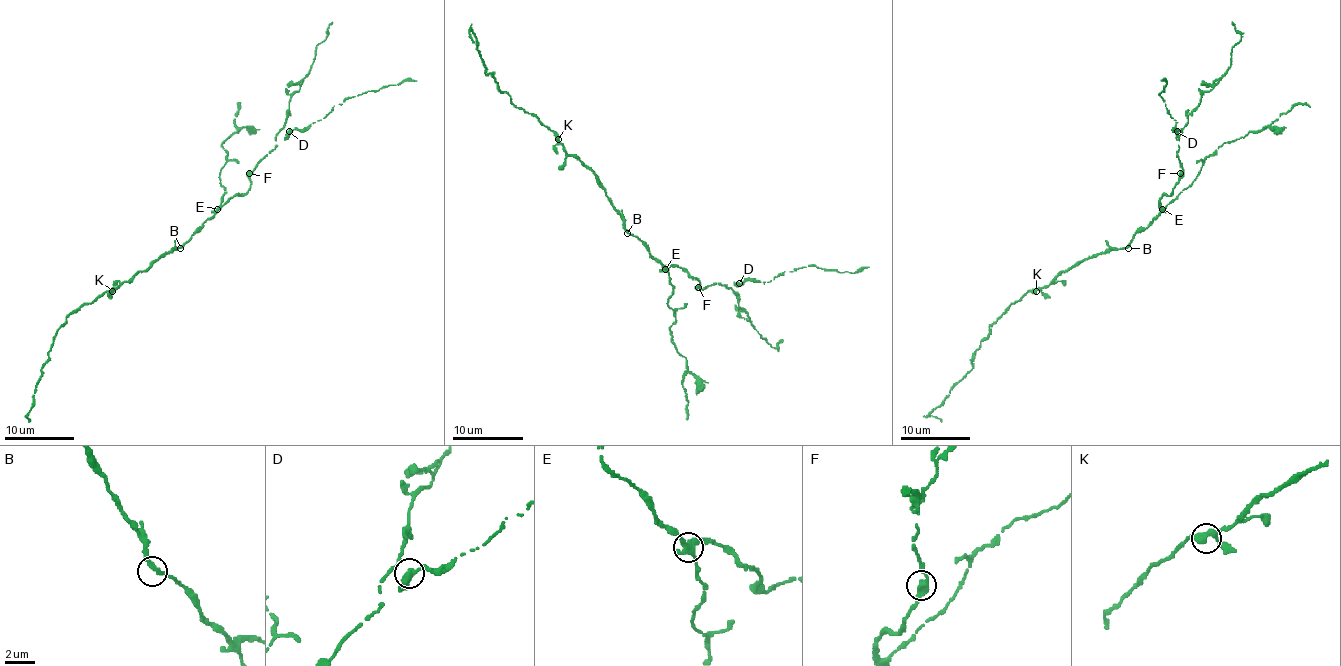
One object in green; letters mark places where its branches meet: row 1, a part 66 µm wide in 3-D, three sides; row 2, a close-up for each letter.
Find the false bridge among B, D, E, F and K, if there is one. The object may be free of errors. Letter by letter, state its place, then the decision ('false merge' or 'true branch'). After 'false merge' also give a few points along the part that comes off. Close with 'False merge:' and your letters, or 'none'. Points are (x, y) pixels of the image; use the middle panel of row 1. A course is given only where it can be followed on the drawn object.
B: at (627, 233); true branch
D: at (739, 283); true branch
E: at (665, 269); false merge; foreign part runs (666, 269), (673, 287), (668, 304), (675, 312), (669, 331), (675, 349), (685, 358), (682, 384), (687, 420)
F: at (698, 287); true branch
K: at (558, 139); true branch
False merge: E

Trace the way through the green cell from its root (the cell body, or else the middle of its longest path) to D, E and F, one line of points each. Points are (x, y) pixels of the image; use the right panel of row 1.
D: (1126, 246), (1159, 211), (1161, 197), (1168, 195), (1179, 180), (1182, 162), (1177, 154), (1180, 135), (1177, 131)
E: (1126, 246), (1163, 209)
F: (1126, 246), (1159, 211), (1161, 197), (1172, 192), (1180, 173)

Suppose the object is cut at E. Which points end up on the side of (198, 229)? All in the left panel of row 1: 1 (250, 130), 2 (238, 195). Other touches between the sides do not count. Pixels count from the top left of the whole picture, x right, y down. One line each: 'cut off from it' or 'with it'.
1: cut off from it
2: with it

